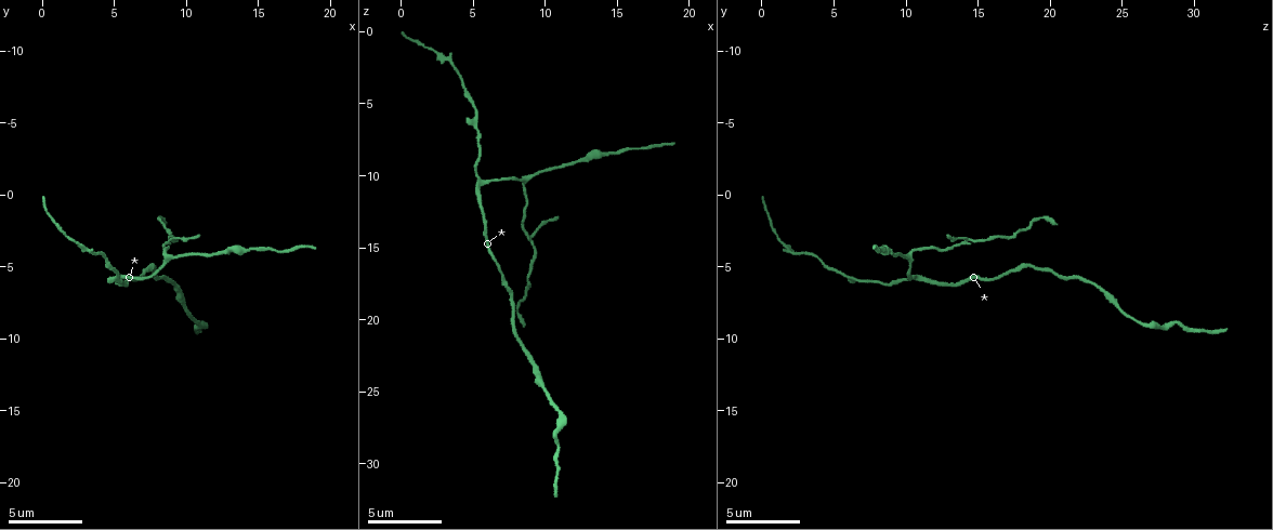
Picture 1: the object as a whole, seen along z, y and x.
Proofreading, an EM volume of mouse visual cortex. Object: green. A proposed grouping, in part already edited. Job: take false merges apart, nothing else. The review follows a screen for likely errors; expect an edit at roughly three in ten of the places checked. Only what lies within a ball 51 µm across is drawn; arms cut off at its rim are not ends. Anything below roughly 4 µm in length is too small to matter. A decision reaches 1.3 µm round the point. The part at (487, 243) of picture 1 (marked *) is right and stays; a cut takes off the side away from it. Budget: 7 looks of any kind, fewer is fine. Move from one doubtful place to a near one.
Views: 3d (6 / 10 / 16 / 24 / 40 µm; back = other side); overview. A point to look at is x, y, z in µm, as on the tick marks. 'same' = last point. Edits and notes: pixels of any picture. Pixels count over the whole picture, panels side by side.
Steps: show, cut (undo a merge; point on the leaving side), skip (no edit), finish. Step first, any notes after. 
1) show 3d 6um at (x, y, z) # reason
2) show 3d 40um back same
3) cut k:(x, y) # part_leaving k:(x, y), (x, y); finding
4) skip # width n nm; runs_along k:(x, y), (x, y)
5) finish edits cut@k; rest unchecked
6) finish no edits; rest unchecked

show 3d 16um at (9.2, 3.4, 14.8) # side arm on a straight run

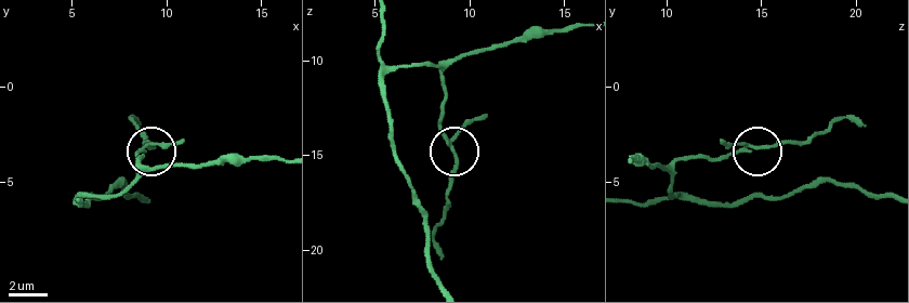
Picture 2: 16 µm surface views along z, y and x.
skip # width 140 nm; all the same neuron

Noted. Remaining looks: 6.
show 3d 16um at (6.0, 5.8, 10.4) # three arms meet

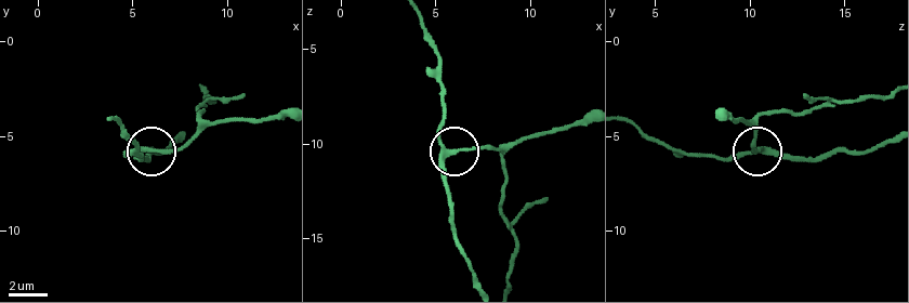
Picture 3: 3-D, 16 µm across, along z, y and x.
skip # width 210 nm; continuous, no second neuron

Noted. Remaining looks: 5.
show 3d 16um at (14.8, 3.8, 8.2) # thick turns thin

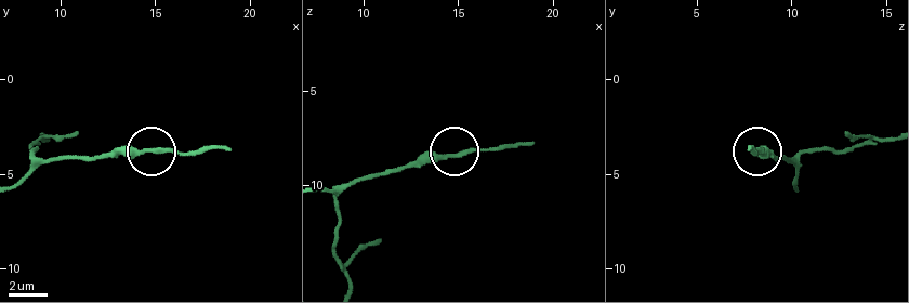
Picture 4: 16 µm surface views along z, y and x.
show 3d 6um at (14.7, 3.7, 8.3)

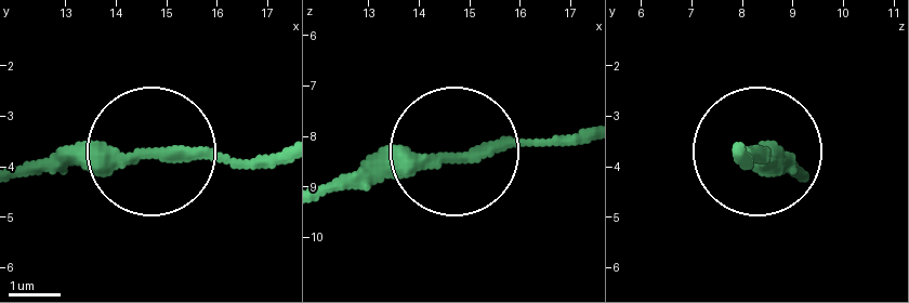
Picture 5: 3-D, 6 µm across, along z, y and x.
skip # width 230 nm; runs_along 5:(801, 169), (758, 152), (746, 165); continuous, no second neuron

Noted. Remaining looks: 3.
finish no edits; rest unchecked

